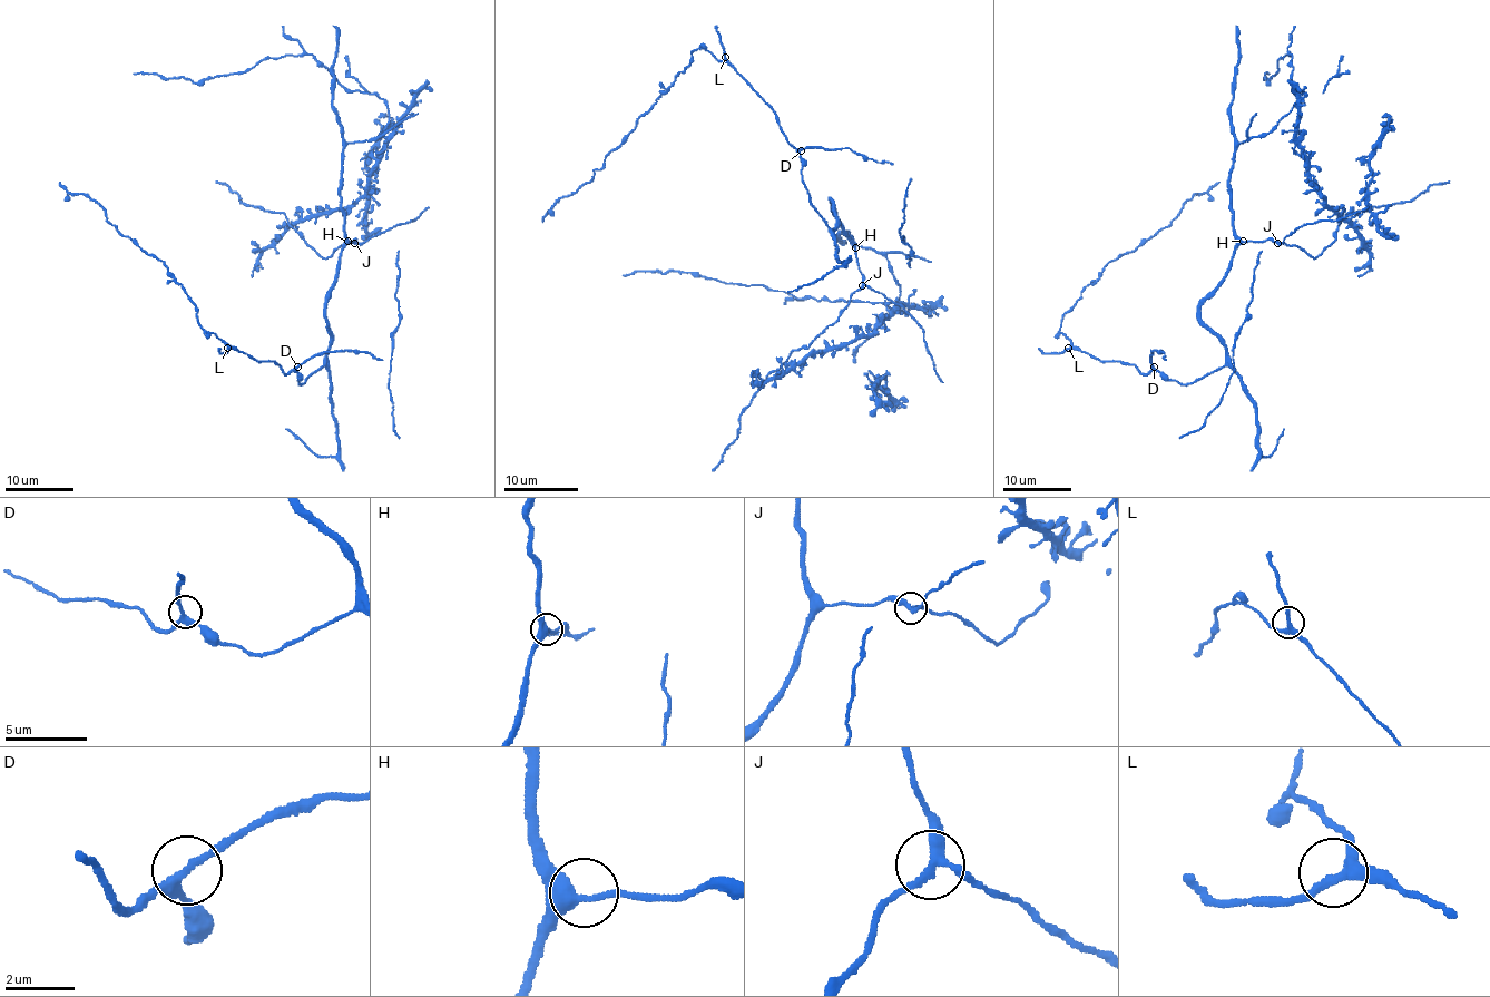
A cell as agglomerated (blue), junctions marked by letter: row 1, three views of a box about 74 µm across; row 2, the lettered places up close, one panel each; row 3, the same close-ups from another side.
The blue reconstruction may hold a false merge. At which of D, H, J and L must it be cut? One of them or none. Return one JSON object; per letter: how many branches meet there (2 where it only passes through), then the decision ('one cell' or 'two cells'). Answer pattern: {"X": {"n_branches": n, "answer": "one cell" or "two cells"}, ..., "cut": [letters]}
{"D": {"n_branches": 3, "answer": "one cell"}, "H": {"n_branches": 3, "answer": "one cell"}, "J": {"n_branches": 3, "answer": "one cell"}, "L": {"n_branches": 3, "answer": "one cell"}, "cut": []}

